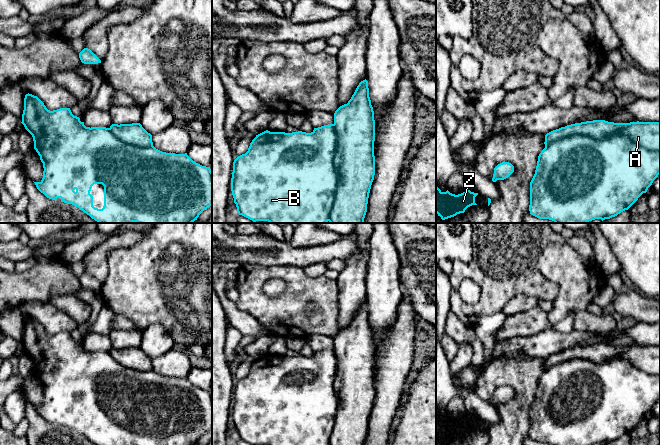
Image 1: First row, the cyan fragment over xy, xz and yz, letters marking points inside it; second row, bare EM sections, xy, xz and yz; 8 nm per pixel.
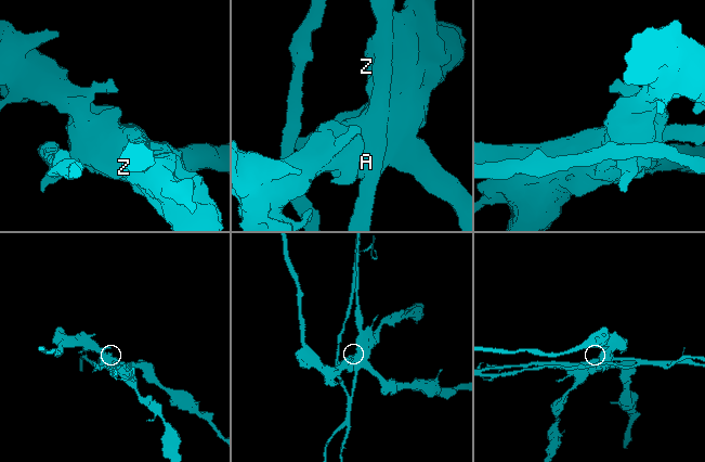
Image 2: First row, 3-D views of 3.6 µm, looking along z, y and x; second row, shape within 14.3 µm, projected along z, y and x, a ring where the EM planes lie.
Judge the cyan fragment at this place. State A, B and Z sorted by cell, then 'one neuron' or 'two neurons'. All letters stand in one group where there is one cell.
groups A / B Z; two neurons

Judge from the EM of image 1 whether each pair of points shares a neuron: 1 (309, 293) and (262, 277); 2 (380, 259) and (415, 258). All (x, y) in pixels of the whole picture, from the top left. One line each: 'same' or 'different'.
1: same
2: different

